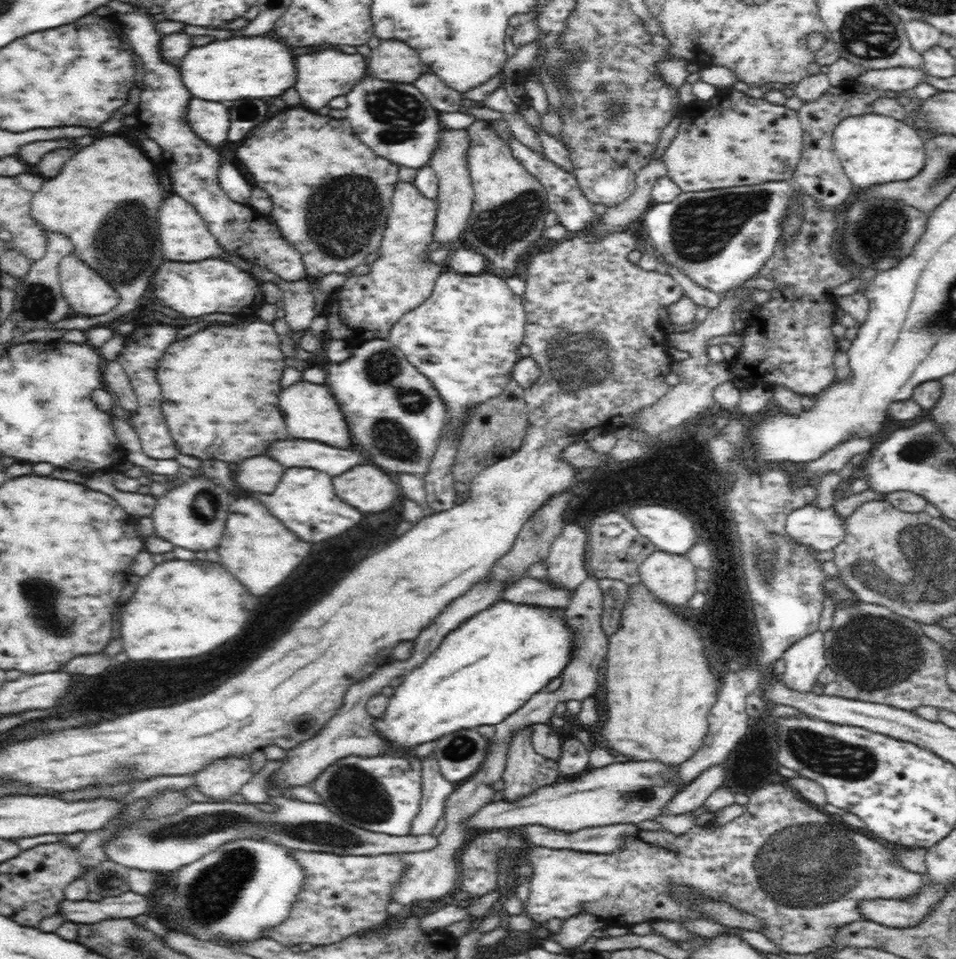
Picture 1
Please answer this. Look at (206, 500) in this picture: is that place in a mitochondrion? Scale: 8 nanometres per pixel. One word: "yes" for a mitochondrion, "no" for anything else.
yes

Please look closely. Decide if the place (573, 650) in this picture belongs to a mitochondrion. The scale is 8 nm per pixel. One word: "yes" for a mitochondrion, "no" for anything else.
no

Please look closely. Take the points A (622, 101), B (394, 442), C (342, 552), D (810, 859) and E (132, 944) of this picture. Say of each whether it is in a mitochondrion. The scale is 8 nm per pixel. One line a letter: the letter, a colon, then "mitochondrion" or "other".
A: mitochondrion
B: mitochondrion
C: other
D: mitochondrion
E: mitochondrion

